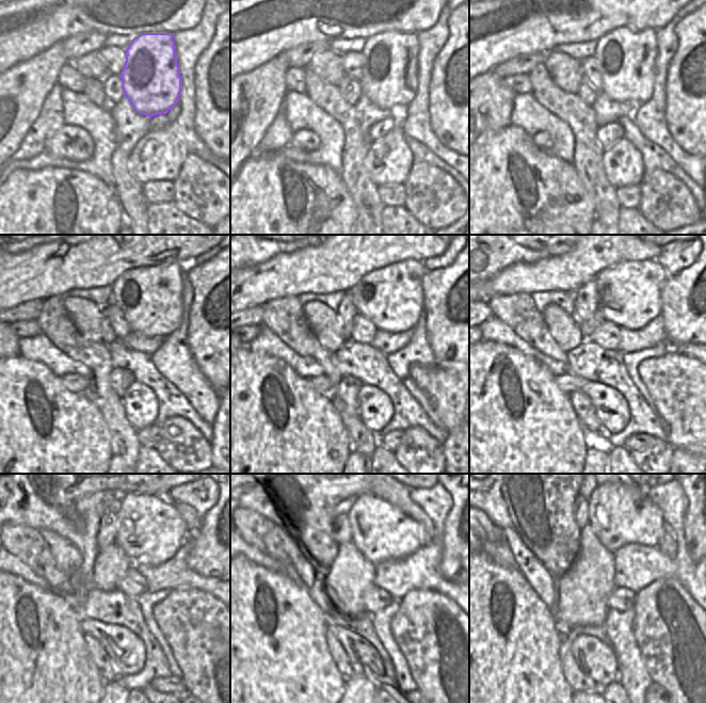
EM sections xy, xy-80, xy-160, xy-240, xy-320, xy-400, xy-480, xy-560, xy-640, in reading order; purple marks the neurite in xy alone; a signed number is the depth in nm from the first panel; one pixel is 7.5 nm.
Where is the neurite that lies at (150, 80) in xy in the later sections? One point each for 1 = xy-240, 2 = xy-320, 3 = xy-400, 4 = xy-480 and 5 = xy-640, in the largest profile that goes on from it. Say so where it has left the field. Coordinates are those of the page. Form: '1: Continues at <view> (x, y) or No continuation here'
1: Continues at xy-240 (149, 298)
2: Continues at xy-320 (390, 298)
3: Continues at xy-400 (629, 293)
4: Continues at xy-480 (150, 531)
5: Continues at xy-640 (619, 515)

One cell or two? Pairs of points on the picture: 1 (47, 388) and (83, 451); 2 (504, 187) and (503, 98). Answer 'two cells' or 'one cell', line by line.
1: one cell
2: two cells

